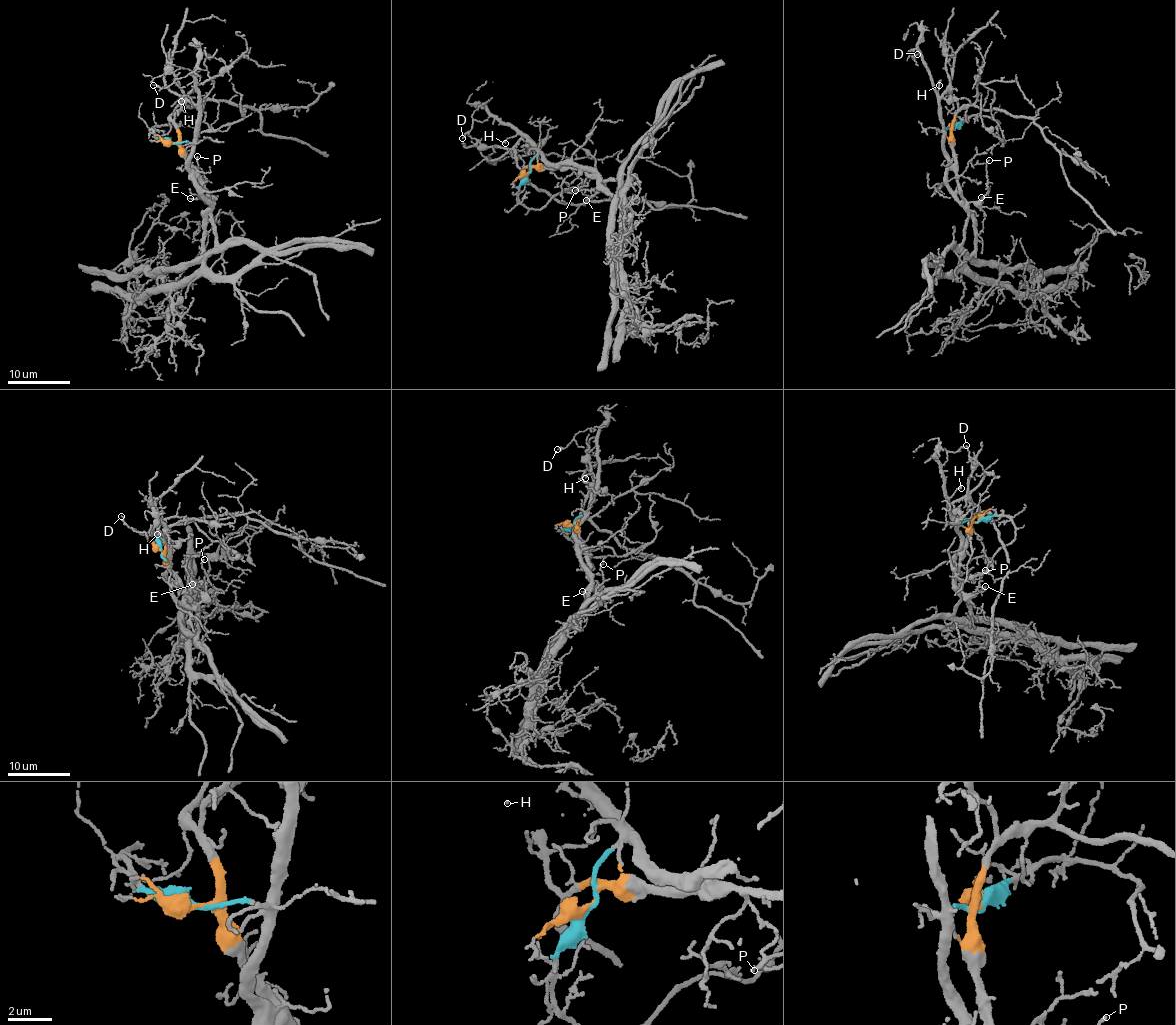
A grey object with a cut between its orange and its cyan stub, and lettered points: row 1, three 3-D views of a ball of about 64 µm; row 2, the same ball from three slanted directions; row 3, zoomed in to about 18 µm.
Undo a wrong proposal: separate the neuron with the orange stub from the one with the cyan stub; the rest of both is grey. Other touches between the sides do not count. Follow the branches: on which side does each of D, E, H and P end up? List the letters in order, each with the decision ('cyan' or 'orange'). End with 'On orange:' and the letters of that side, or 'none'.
D: cyan
E: orange
H: cyan
P: orange
On orange: E, P

